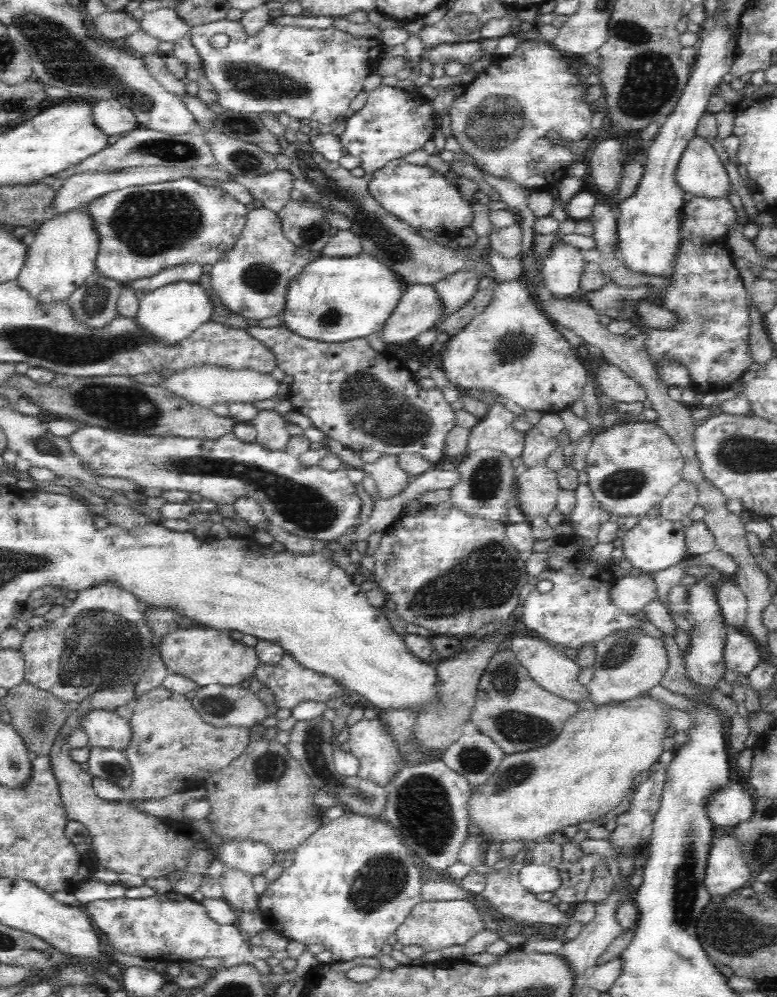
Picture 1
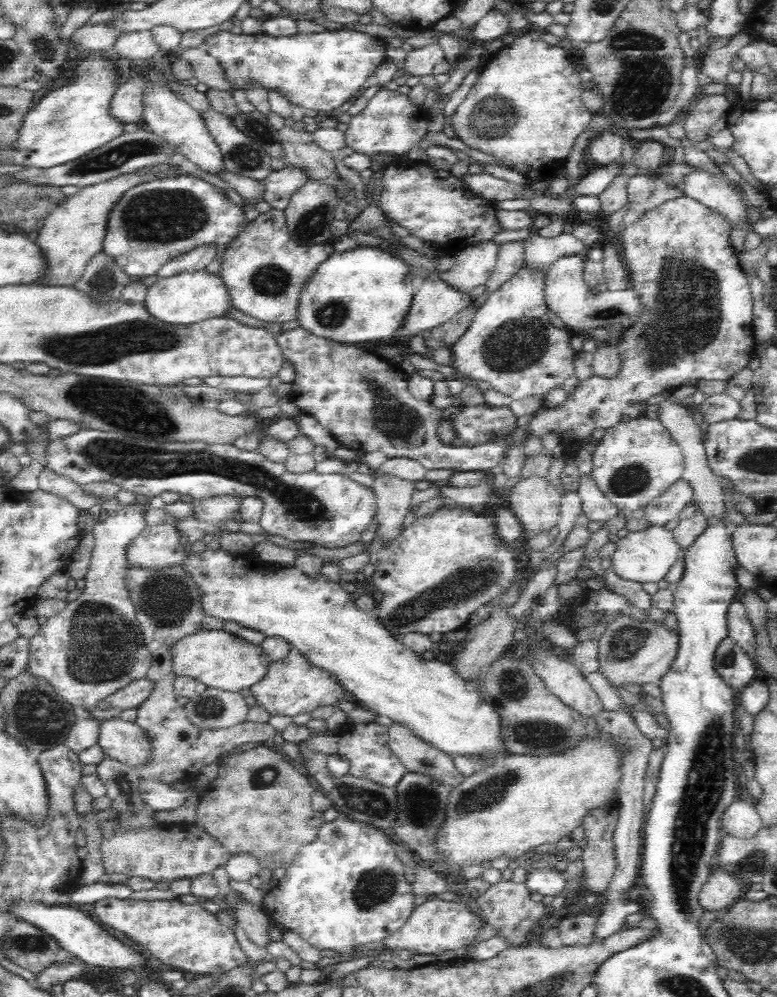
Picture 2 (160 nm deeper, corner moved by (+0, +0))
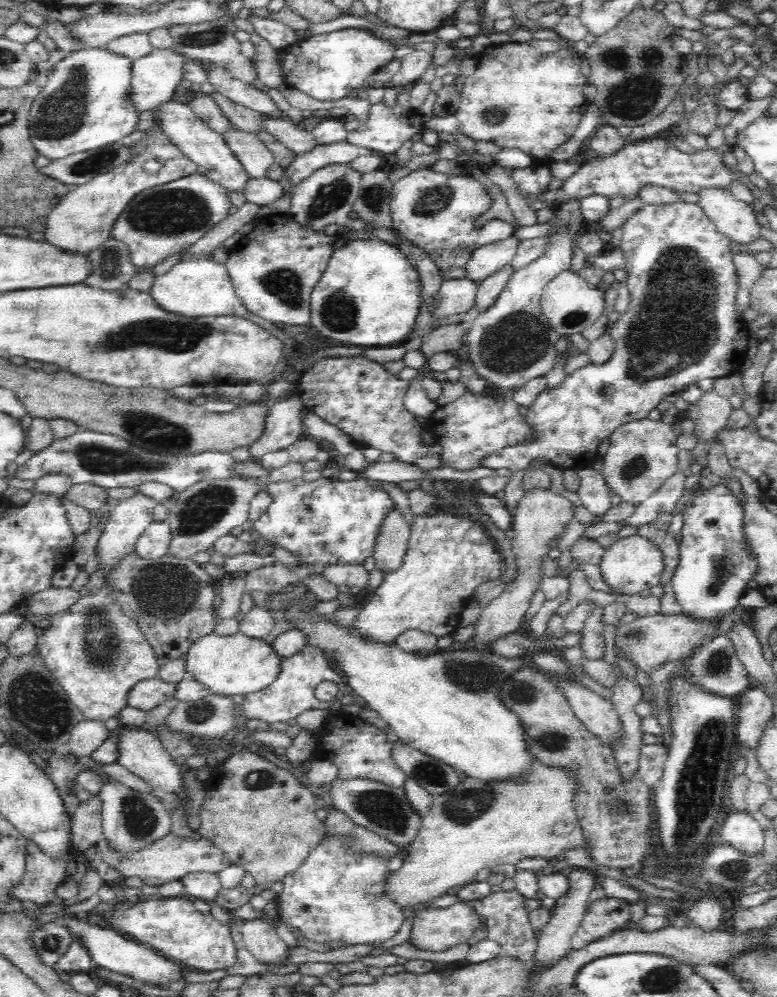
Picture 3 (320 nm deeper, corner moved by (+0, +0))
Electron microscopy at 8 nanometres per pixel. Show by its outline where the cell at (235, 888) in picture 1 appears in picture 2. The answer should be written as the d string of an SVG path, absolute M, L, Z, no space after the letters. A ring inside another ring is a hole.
M244 900L240 901L232 912L248 940L260 948L267 948L272 940L269 933L269 918L263 909Z

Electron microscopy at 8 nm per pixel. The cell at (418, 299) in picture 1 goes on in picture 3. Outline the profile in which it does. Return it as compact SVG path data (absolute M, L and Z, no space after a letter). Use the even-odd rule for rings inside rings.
M468 278L445 280L433 306L433 320L468 312L475 305L477 288L476 283Z

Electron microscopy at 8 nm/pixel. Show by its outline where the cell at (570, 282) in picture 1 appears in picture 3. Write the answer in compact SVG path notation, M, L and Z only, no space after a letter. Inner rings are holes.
M570 269L561 272L551 280L540 296L540 314L550 325L551 332L556 331L561 336L582 332L594 324L604 310L604 293L598 288L592 288L578 273Z

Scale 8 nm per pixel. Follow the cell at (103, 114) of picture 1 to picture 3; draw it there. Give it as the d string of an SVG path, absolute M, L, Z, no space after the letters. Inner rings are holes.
M174 47L166 48L164 50L152 49L146 56L134 60L131 76L131 100L132 103L134 103L134 107L136 107L138 111L157 111L162 104L173 101L178 91L178 87L185 85L183 80L185 60L186 57L179 51L176 51Z

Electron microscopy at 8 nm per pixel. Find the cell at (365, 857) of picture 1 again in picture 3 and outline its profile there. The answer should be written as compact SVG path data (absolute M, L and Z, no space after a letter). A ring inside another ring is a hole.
M323 837L318 848L314 852L310 852L310 856L305 860L305 863L298 868L297 871L294 871L292 874L289 874L284 880L284 889L281 894L276 898L277 906L279 907L279 916L280 920L286 924L288 927L292 928L297 935L302 938L306 943L313 945L315 942L324 942L326 945L335 946L335 945L352 945L352 944L376 944L380 945L386 940L390 940L402 926L404 914L400 911L398 905L392 903L388 899L388 895L382 894L382 884L385 880L388 870L386 869L386 859L383 858L369 858L369 856L357 856L353 854L344 843L340 837Z

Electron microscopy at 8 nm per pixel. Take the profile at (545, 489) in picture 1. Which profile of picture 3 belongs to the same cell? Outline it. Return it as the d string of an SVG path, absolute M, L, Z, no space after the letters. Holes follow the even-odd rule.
M532 489L526 491L520 499L518 508L515 508L511 529L514 534L510 538L511 550L516 564L516 576L506 583L504 591L492 600L477 621L474 640L480 643L480 649L484 649L486 643L490 643L506 634L516 633L525 621L525 615L532 600L541 588L543 580L543 562L545 556L553 546L557 546L562 538L567 524L575 519L574 505L566 497L552 493L550 489Z

